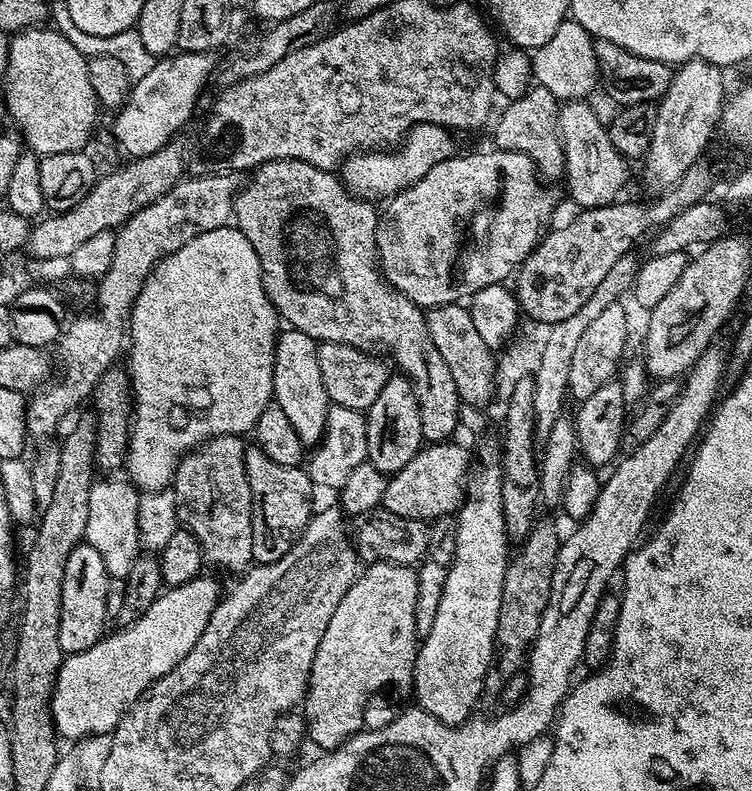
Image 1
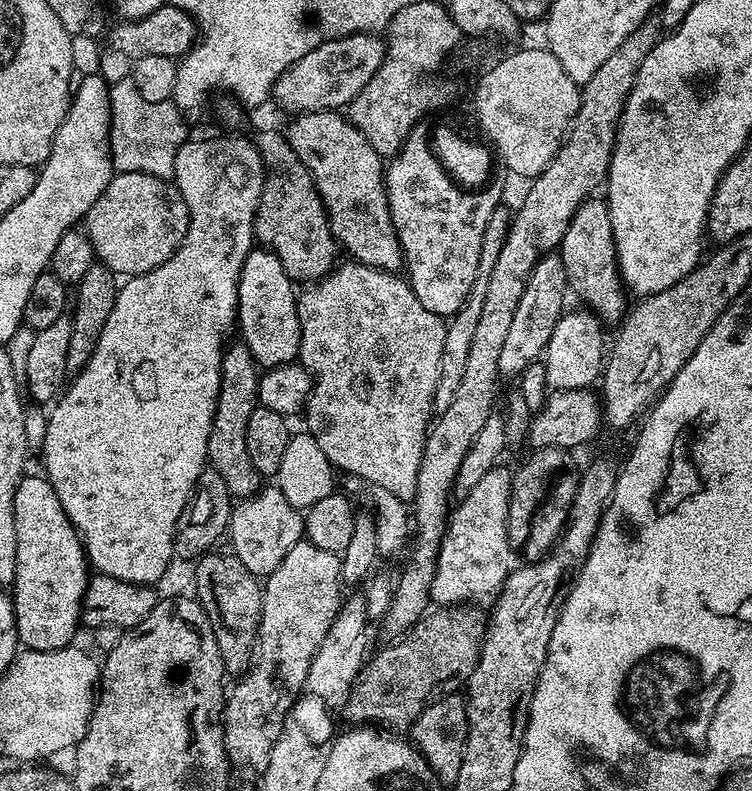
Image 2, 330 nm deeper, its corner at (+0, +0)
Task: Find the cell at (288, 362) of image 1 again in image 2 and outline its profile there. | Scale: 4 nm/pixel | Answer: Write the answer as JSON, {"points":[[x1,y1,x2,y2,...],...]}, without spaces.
{"points":[[263,246,253,247,242,266,238,282,238,332,261,369,277,368,293,363,300,354,300,319,294,281,286,274,282,262]]}

